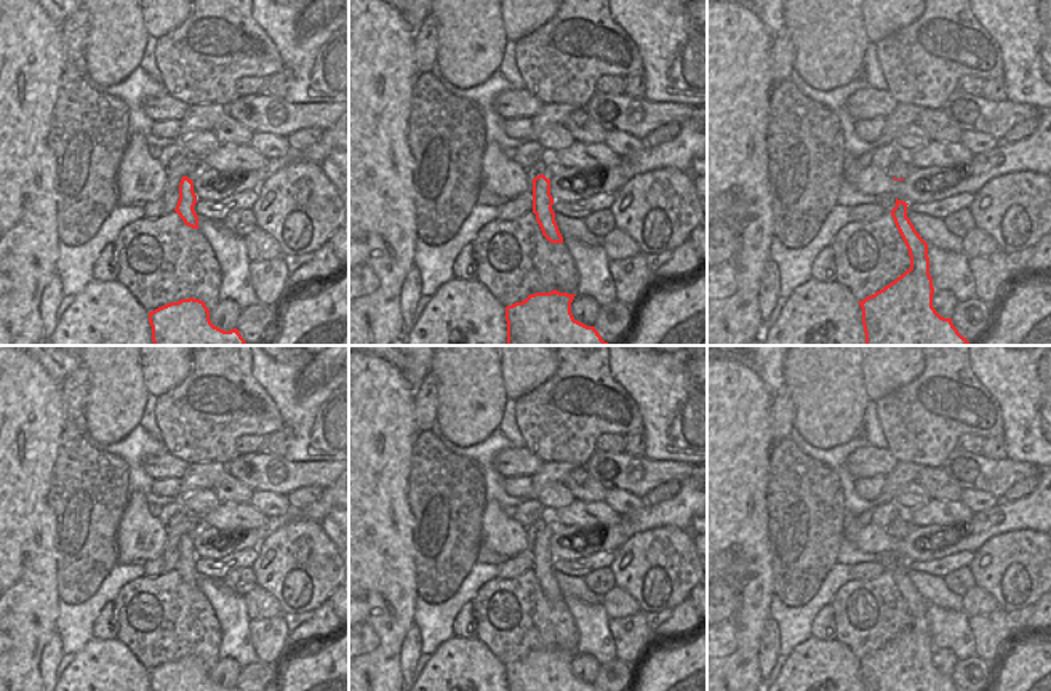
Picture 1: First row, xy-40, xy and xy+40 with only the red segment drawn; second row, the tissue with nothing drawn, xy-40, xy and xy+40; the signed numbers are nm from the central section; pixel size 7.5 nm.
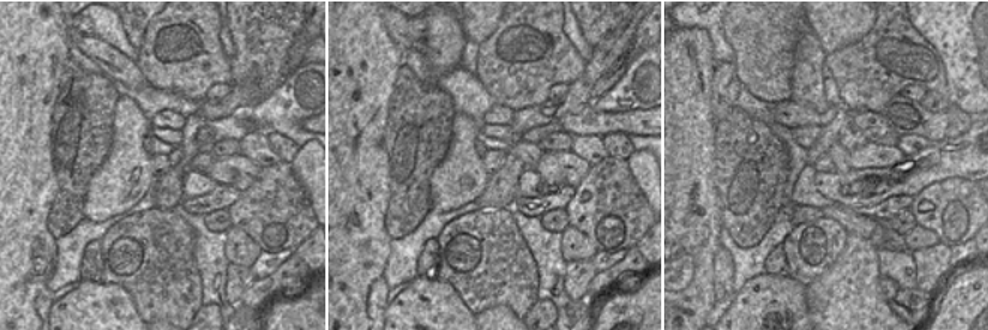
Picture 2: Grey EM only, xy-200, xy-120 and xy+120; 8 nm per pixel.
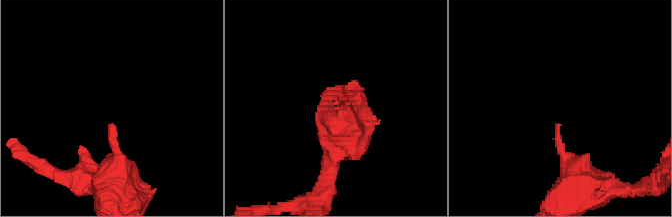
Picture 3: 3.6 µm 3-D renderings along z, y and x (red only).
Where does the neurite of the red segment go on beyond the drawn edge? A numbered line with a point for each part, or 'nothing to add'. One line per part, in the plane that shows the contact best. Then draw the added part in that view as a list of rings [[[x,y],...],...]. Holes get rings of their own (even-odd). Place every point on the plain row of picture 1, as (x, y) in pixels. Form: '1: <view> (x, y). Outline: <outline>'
1: xy (546, 525). Outline: [[[549,515],[528,526],[526,528],[526,536],[529,539],[528,549],[533,552],[533,537],[536,534],[544,533],[547,537],[550,537],[553,529],[555,529],[555,521]]]

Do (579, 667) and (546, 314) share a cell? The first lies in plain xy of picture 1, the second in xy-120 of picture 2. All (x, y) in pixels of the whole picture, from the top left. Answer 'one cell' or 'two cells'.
one cell

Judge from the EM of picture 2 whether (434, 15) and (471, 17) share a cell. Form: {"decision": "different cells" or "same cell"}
{"decision": "different cells"}

